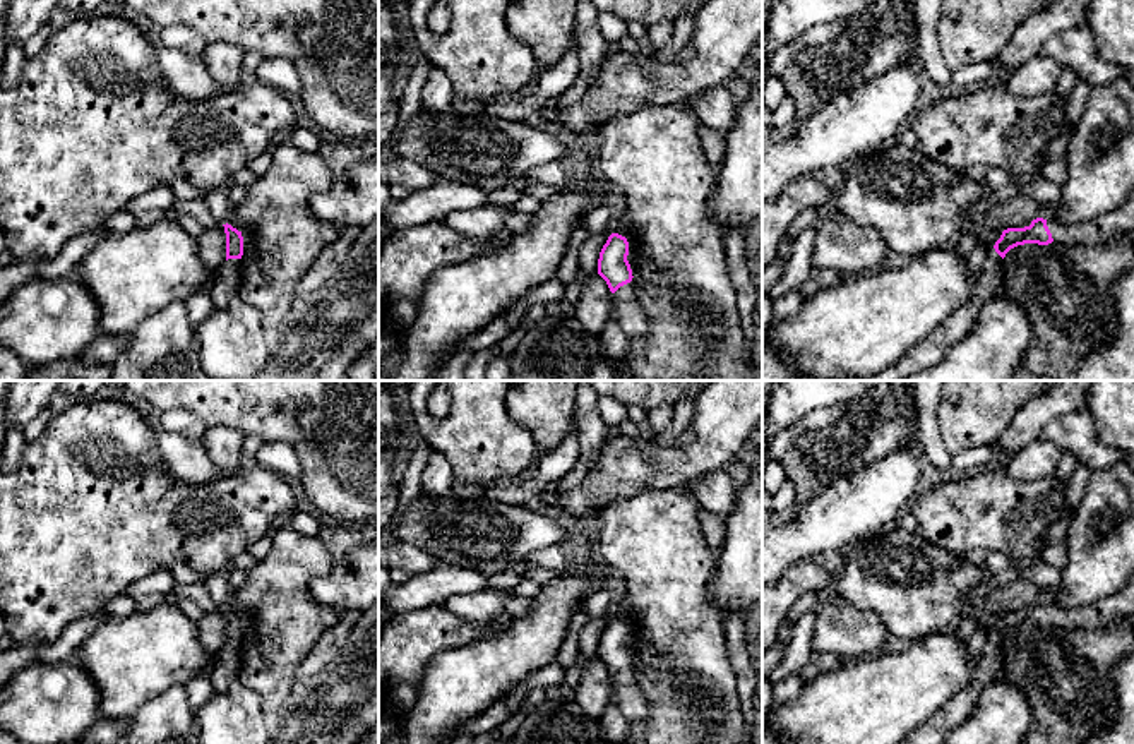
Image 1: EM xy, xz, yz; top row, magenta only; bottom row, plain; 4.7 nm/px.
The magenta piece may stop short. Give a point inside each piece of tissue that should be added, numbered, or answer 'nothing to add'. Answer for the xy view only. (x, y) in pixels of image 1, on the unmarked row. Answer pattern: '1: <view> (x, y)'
1: xy (226, 662)

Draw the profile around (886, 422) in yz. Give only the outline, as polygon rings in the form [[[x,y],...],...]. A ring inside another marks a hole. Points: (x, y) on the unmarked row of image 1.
[[[877,381],[858,408],[858,417],[841,429],[848,449],[824,487],[908,447],[916,437],[916,403],[903,381]]]

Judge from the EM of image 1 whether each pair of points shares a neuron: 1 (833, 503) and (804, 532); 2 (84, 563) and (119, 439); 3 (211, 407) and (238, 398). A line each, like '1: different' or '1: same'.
1: same
2: same
3: same

